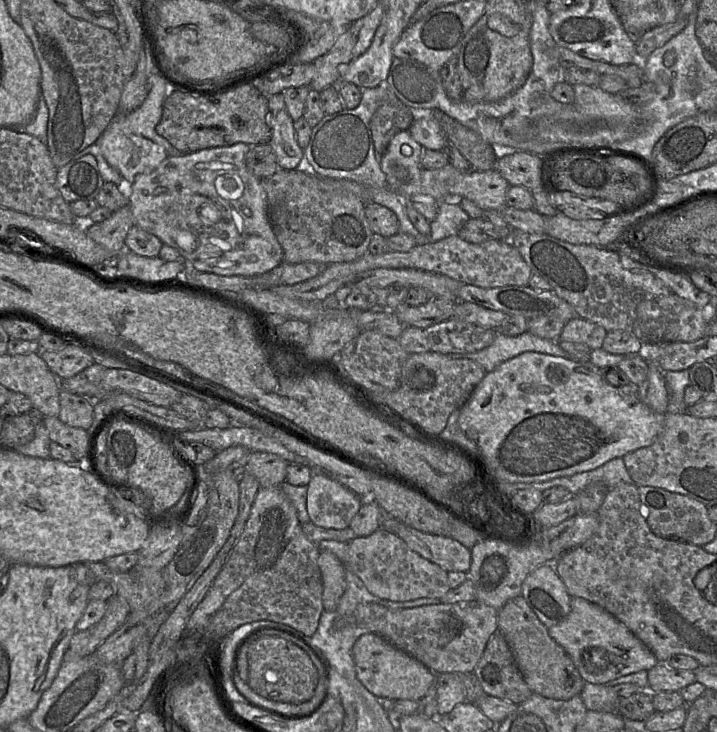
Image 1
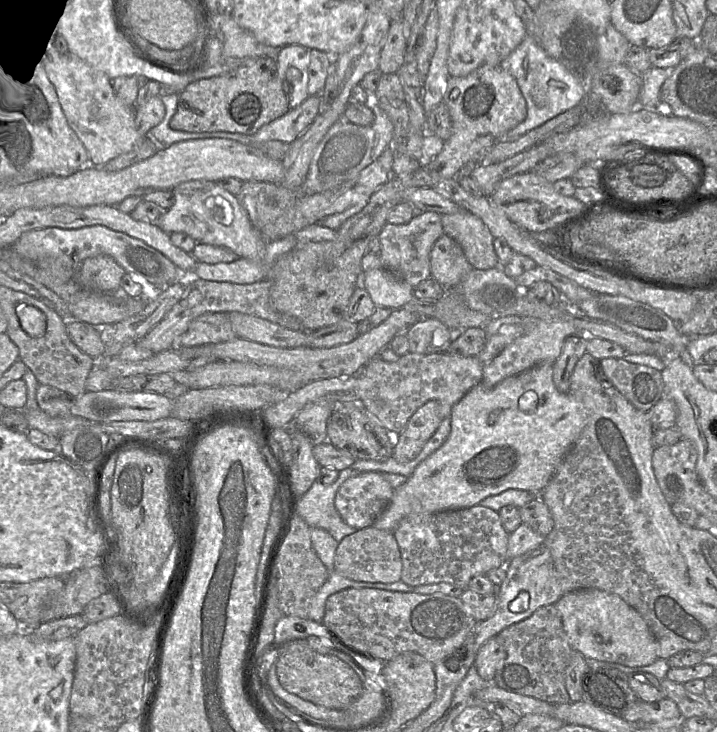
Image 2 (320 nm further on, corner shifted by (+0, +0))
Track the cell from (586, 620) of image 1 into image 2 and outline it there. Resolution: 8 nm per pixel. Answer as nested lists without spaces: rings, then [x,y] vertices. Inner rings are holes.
[[[596,588],[578,589],[562,595],[561,598],[555,603],[555,606],[561,614],[563,628],[568,637],[571,647],[574,651],[580,652],[587,660],[597,660],[609,663],[622,664],[628,667],[637,667],[650,665],[658,659],[658,643],[647,623],[634,608],[627,604],[618,595]]]

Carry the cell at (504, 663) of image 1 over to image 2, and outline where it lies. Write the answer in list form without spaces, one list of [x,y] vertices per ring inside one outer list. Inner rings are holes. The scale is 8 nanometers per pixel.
[[[555,604],[538,608],[530,617],[503,629],[497,636],[499,637],[499,642],[505,648],[506,658],[498,667],[493,678],[496,686],[552,704],[567,704],[571,702],[565,686],[565,670],[574,650],[564,631],[561,614]]]

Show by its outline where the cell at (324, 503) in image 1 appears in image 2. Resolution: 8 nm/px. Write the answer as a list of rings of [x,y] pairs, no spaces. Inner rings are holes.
[[[364,471],[340,485],[334,505],[346,524],[361,530],[374,524],[392,494],[393,489],[382,473]]]

